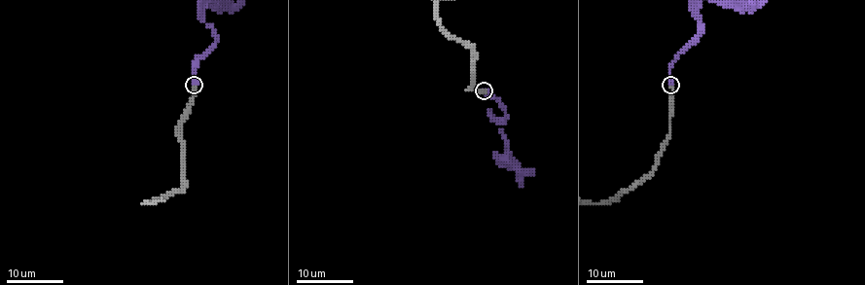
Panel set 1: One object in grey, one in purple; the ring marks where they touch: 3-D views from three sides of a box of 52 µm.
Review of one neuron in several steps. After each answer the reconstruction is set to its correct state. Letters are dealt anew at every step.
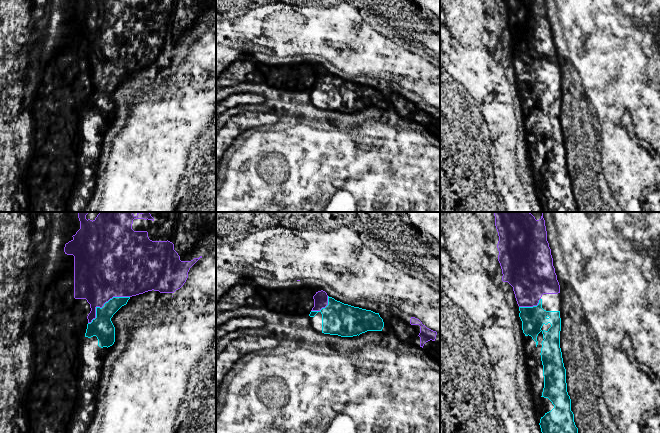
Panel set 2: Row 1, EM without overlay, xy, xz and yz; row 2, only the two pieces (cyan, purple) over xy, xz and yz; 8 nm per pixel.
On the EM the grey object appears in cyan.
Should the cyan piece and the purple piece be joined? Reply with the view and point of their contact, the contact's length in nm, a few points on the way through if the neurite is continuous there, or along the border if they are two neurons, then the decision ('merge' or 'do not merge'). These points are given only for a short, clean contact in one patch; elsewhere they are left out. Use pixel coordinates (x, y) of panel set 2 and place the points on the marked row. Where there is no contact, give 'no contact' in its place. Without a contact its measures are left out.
meets cyan in xy at (104, 304); contact 400 nm long; merge

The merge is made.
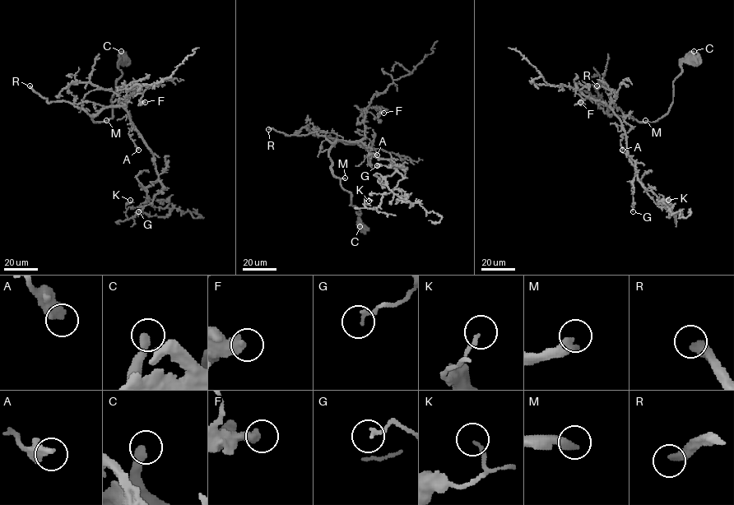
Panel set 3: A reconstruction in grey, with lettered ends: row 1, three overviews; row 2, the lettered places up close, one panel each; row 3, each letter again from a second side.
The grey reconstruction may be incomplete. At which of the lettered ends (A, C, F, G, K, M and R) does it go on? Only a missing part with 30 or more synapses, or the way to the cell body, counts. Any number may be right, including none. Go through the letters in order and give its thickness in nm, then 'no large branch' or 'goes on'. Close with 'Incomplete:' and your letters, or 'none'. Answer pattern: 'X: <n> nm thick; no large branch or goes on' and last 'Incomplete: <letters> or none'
A: 440 nm thick; no large branch
C: 360 nm thick; no large branch
F: 440 nm thick; no large branch
G: 140 nm thick; no large branch
K: 150 nm thick; no large branch
M: 400 nm thick; goes on
R: 400 nm thick; goes on
Incomplete: M, R

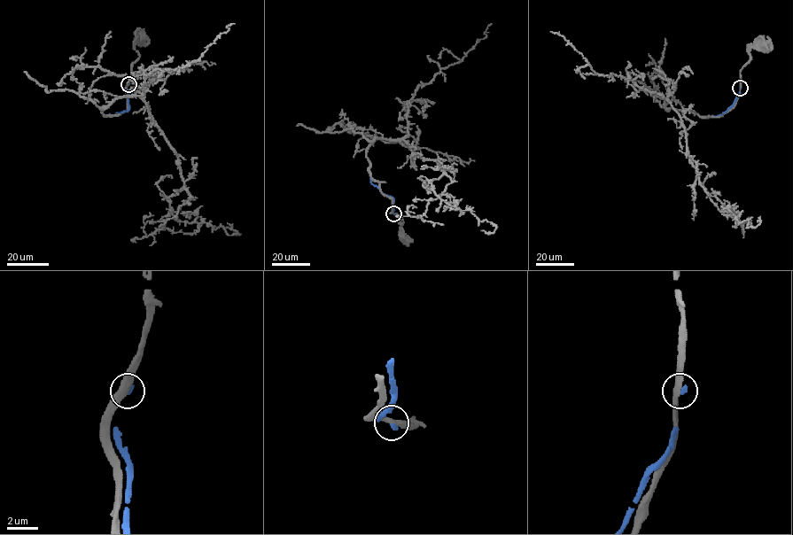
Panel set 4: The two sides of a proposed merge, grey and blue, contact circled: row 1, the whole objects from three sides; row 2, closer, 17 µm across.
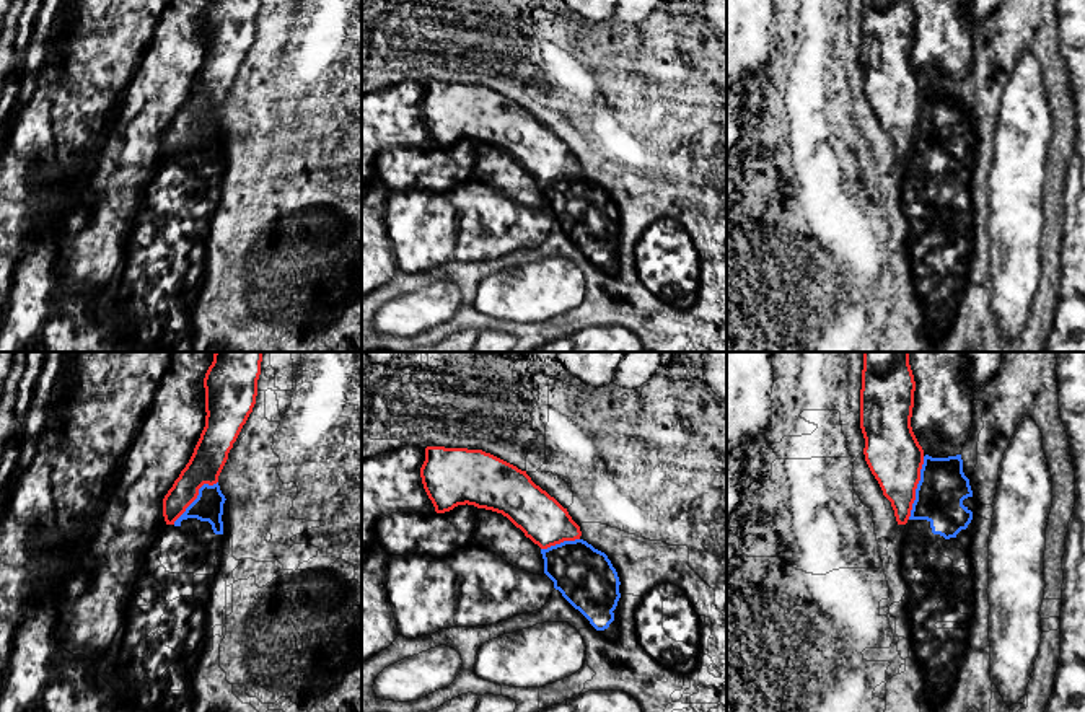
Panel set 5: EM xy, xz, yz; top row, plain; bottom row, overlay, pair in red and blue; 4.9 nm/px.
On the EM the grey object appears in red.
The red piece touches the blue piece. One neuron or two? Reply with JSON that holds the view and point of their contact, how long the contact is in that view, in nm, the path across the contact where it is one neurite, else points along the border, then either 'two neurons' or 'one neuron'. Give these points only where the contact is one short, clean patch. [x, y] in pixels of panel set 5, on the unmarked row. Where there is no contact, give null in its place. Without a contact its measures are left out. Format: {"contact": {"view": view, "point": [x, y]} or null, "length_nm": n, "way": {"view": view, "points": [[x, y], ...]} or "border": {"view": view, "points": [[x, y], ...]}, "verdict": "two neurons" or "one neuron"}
{"contact": {"view": "yz", "point": [916, 123]}, "length_nm": 320, "border": {"view": "yz", "points": [[924, 92], [916, 134], [908, 153]]}, "verdict": "two neurons"}

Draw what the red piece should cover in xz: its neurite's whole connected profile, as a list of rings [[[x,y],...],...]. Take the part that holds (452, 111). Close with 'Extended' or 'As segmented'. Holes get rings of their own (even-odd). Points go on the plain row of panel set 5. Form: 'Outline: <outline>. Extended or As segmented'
Outline: [[[427,81],[420,103],[437,148],[474,140],[507,152],[541,184],[580,174],[580,161],[526,106],[482,85]]]. As segmented

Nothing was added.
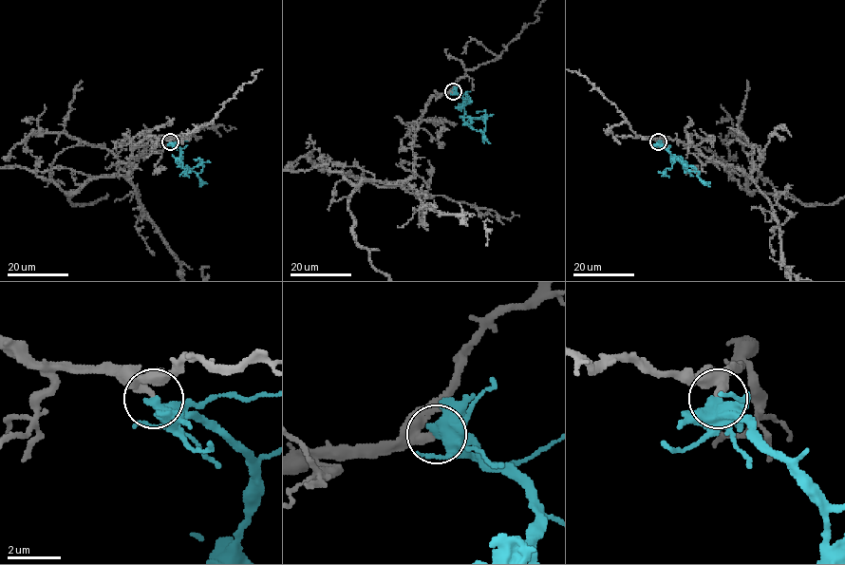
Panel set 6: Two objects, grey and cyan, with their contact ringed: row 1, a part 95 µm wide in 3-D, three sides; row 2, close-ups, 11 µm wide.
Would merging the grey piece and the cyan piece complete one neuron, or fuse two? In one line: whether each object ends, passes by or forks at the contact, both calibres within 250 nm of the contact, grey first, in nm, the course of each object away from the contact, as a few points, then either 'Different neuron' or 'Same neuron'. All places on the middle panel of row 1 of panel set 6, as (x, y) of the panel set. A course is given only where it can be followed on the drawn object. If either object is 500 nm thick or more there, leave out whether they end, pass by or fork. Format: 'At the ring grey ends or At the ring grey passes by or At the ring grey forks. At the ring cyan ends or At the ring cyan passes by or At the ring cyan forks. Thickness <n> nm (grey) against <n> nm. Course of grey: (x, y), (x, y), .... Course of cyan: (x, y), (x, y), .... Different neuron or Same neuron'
Thickness 340 nm (grey) against 600 nm. Course of grey: (453, 92), (433, 96), (418, 120), (415, 176), (363, 180), (348, 203), (355, 241). Course of cyan: (453, 92), (463, 99), (464, 122), (477, 131), (484, 130), (485, 118), (460, 116). Same neuron

